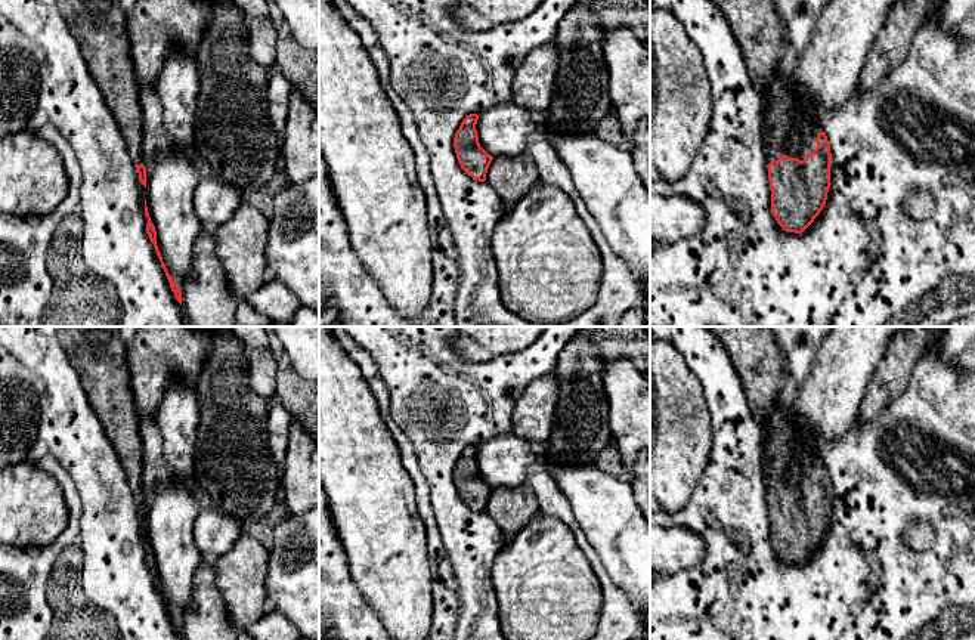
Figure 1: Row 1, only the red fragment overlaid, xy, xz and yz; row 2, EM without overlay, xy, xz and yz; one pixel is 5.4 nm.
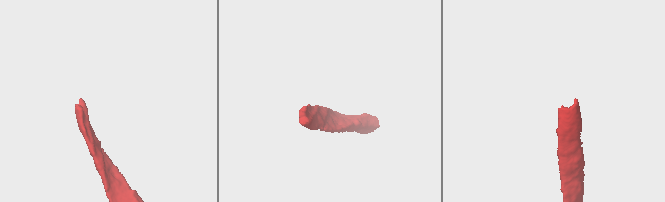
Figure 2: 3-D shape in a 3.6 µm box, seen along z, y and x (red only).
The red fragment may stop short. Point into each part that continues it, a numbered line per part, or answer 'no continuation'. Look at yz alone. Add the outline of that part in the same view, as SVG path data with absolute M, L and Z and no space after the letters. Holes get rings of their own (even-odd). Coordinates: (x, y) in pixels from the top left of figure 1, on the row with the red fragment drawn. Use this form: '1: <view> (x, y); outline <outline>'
1: yz (776, 116); outline M774 74L765 93L770 96L762 109L762 136L765 155L770 163L777 161L783 154L790 158L805 160L817 148L817 136L823 132L818 120L802 120L802 148L801 154L792 157L787 149L787 136L792 127L790 108L795 93L790 87L790 77L780 78Z

